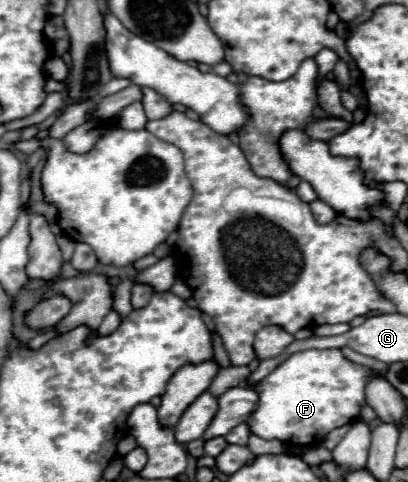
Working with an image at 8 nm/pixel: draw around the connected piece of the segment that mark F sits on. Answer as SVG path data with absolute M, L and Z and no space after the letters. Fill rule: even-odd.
M338 348L296 352L292 354L292 358L282 362L272 374L268 374L268 378L258 382L256 390L260 394L260 400L256 412L248 418L248 426L260 438L276 438L290 446L320 446L322 438L330 430L350 424L358 418L360 408L366 404L364 382L368 382L368 374L372 374L370 368L350 362Z

